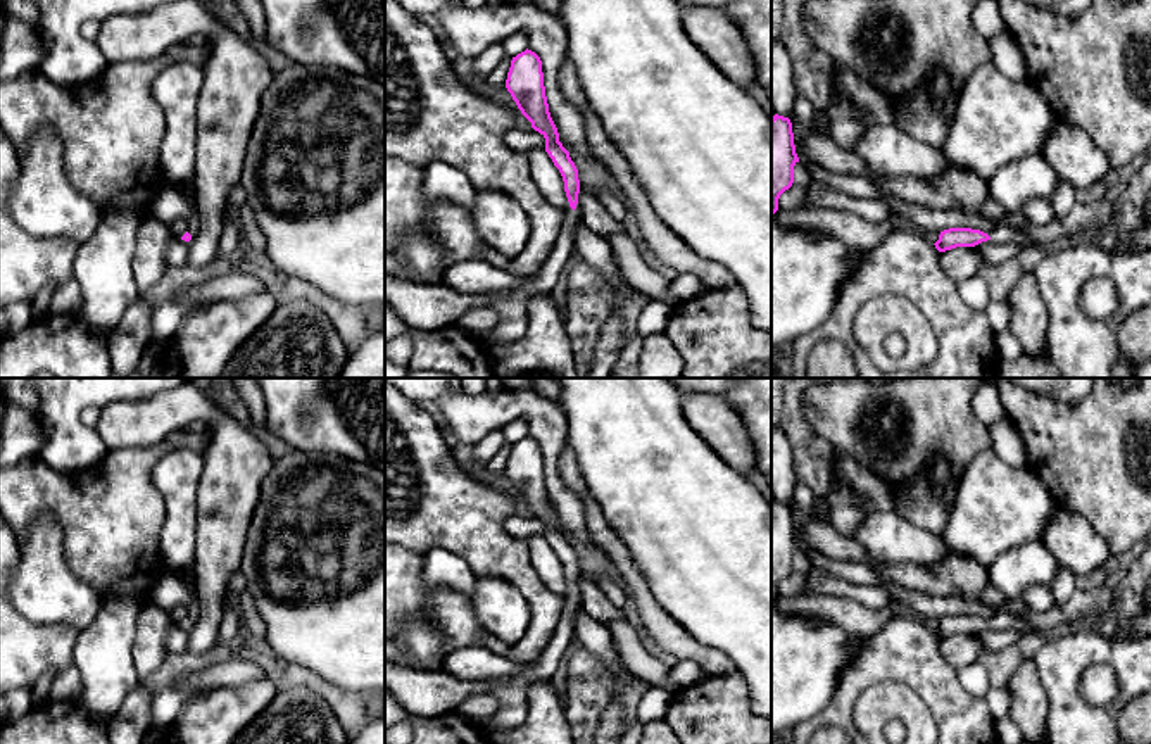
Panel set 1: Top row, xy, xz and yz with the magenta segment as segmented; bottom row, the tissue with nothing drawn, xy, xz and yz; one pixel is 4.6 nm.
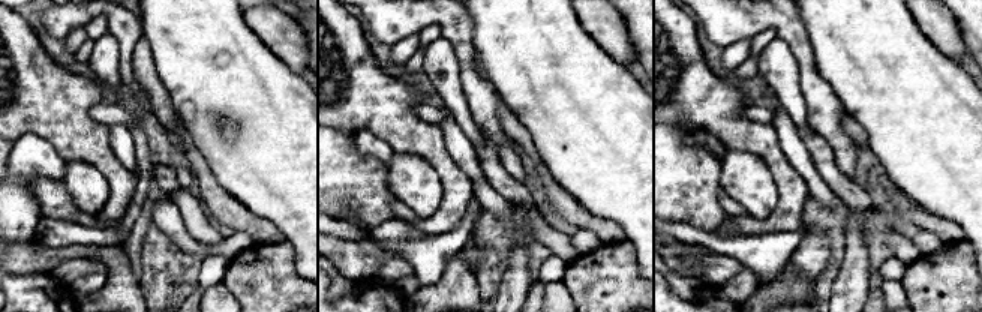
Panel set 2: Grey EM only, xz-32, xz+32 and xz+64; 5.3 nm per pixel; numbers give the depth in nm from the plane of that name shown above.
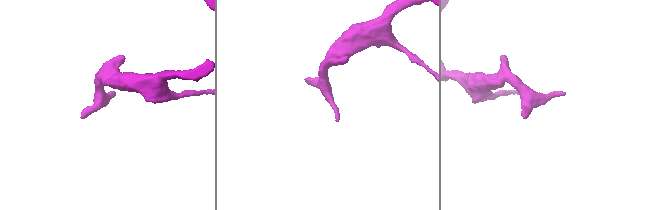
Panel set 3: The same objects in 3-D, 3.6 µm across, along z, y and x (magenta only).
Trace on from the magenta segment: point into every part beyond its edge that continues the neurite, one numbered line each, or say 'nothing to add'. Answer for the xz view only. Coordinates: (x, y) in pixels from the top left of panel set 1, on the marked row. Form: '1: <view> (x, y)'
nothing to add

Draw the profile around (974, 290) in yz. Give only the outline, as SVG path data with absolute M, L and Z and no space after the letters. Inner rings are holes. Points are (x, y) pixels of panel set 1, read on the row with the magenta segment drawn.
M973 274L958 283L958 293L972 309L984 311L991 302L991 292L982 276Z

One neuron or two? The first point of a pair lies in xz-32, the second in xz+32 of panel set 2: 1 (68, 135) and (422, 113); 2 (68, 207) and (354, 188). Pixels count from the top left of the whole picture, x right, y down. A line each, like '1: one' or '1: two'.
1: two
2: one

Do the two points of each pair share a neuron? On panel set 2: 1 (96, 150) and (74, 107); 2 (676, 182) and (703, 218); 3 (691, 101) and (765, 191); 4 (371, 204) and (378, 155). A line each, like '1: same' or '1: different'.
1: same
2: same
3: different
4: different

